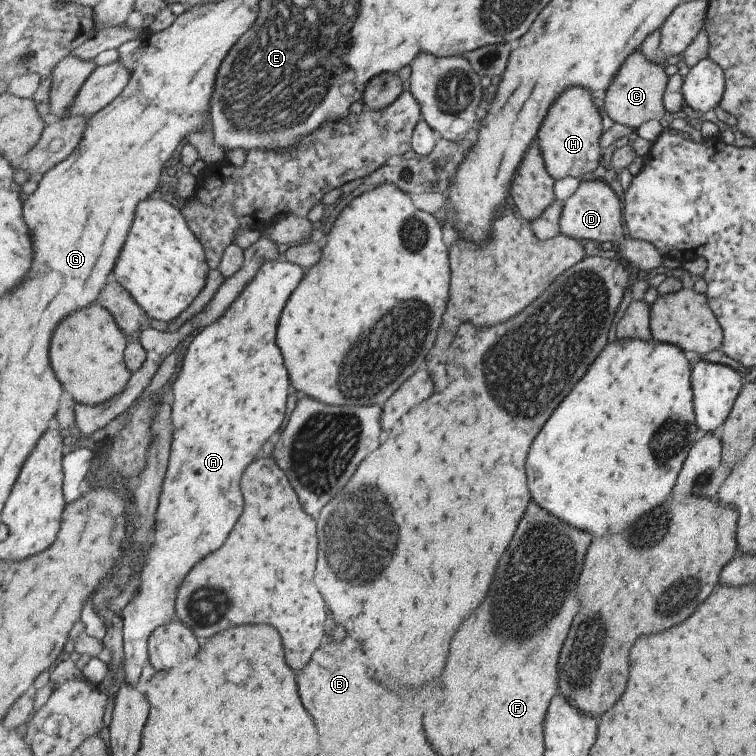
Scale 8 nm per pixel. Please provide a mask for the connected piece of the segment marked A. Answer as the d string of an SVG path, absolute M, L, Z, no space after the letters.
M284 256L281 260L266 262L229 310L215 324L198 333L186 348L181 370L175 378L177 382L173 382L172 386L172 452L162 486L161 506L156 512L154 539L145 556L147 564L141 574L139 596L120 613L124 624L124 682L131 686L139 682L143 668L150 662L151 635L177 618L178 594L187 575L227 542L241 518L245 507L241 478L245 470L259 456L267 440L279 432L287 420L291 382L277 344L277 326L291 294L297 290L307 270L309 268L299 263L293 264Z

